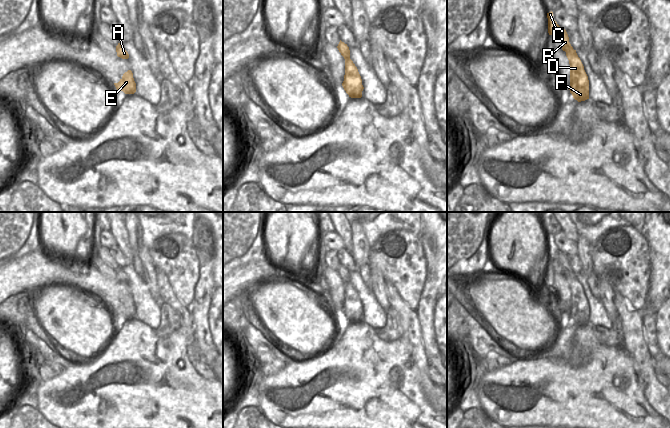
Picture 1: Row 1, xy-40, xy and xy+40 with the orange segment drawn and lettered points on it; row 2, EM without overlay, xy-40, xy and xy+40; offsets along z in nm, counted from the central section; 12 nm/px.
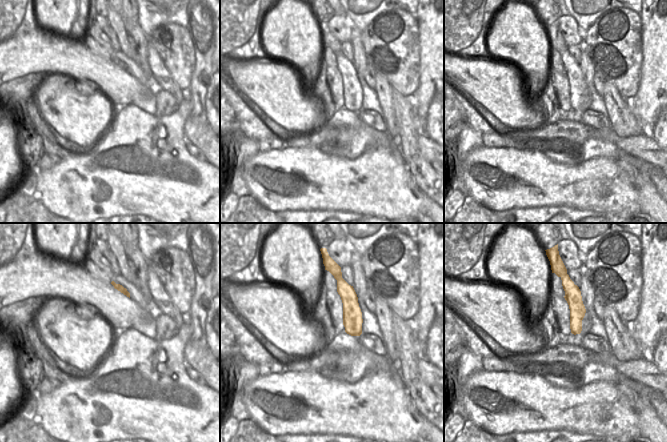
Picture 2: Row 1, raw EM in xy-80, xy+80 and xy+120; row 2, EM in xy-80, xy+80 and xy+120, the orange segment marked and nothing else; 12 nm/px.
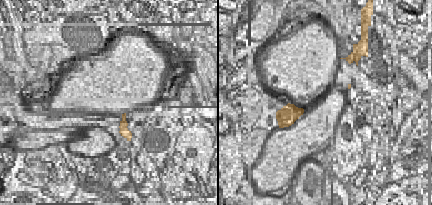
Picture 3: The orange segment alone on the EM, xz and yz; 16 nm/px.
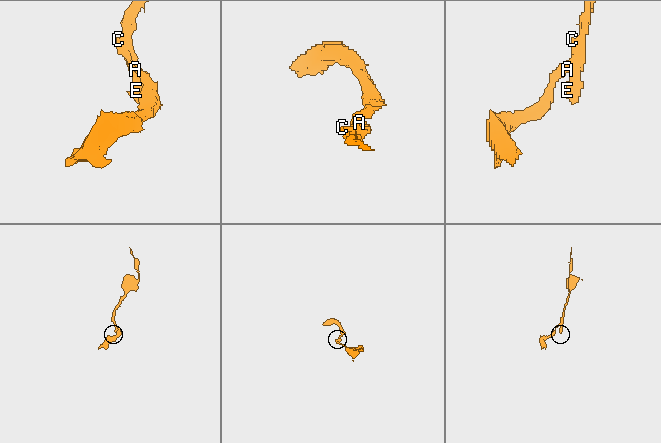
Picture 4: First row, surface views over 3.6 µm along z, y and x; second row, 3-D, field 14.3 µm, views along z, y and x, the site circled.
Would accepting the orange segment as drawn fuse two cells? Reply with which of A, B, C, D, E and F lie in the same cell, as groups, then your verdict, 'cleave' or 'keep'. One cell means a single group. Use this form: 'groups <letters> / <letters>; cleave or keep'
groups A B C / D E F; cleave

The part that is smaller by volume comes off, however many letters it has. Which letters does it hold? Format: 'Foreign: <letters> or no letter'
Foreign: D, E, F

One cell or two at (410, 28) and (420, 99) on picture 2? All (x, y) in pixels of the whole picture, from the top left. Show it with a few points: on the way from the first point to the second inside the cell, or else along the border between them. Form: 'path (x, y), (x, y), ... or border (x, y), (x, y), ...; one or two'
border (418, 60), (418, 88), (411, 97); two

